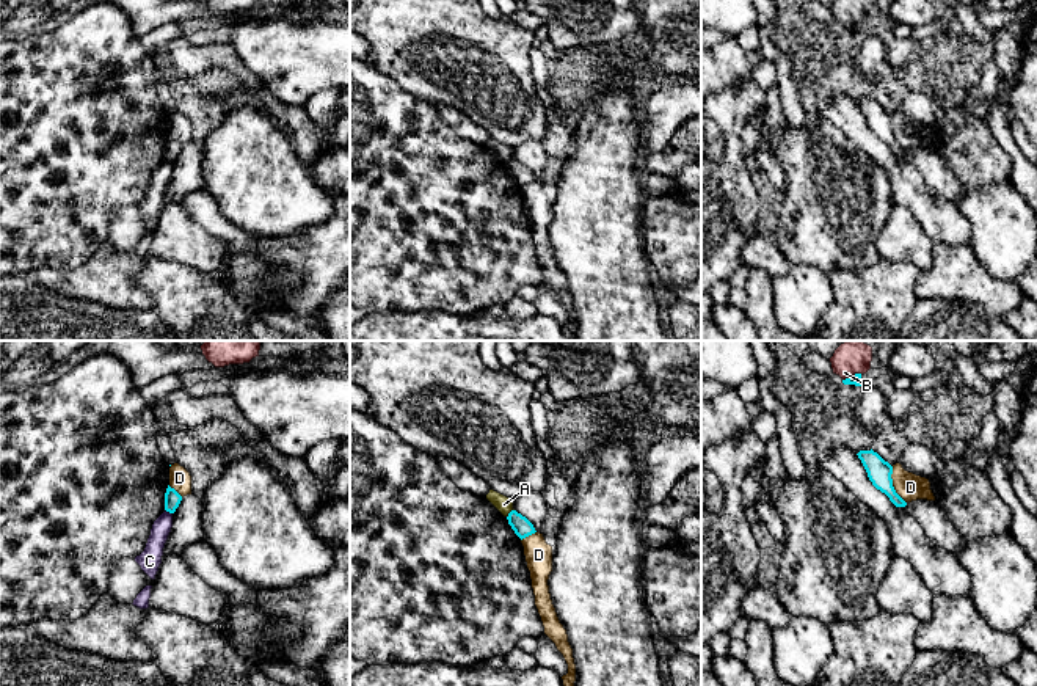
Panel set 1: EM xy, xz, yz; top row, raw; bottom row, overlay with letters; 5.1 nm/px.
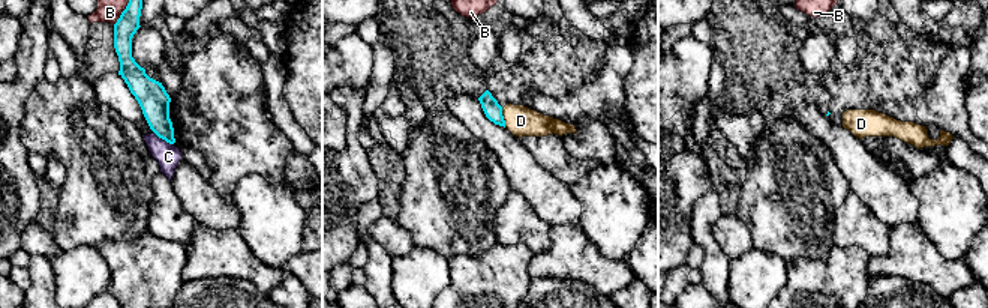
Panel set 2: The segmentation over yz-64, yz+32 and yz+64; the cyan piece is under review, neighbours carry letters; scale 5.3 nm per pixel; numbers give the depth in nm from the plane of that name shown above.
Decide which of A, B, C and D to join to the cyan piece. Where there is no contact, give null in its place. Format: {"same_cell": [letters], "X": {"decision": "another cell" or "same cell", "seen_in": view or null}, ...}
{"same_cell": [], "A": {"decision": "another cell", "seen_in": "xz"}, "B": {"decision": "another cell", "seen_in": "yz"}, "C": {"decision": "another cell", "seen_in": "xy"}, "D": {"decision": "another cell", "seen_in": "yz"}}

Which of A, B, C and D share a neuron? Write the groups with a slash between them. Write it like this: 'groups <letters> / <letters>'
groups A C / B / D

